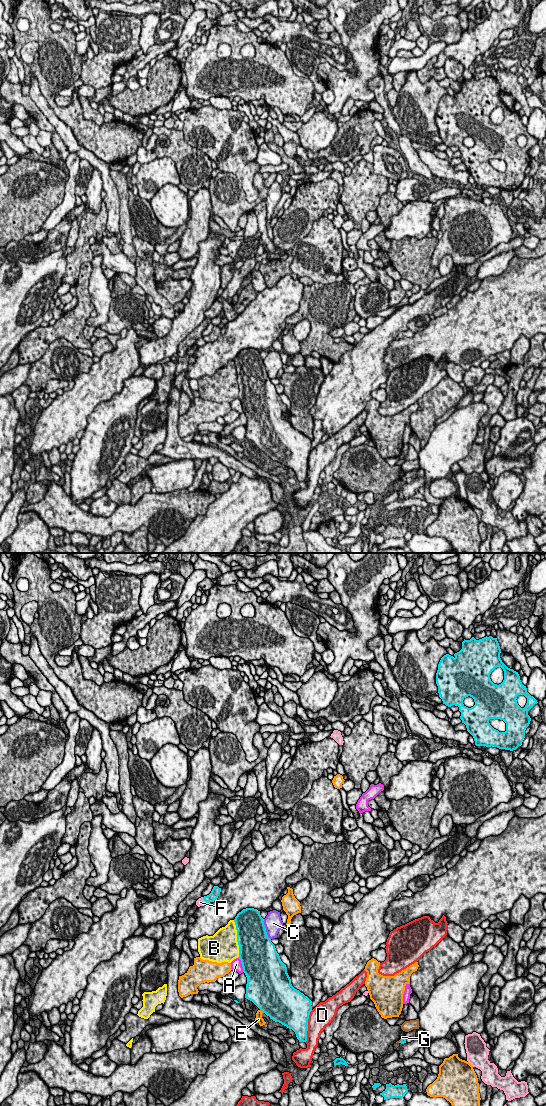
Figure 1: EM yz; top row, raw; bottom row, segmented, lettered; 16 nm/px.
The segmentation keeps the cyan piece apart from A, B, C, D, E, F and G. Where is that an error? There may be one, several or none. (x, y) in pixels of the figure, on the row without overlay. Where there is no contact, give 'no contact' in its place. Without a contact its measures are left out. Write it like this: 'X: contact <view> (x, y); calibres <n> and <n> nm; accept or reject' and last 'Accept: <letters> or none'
A: contact yz (242, 404); calibres 500 and 170 nm; reject
B: contact yz (237, 379); calibres 500 and 460 nm; reject
C: contact yz (265, 369); calibres 480 and 280 nm; reject
D: contact yz (307, 466); calibres 420 and 340 nm; reject
E: contact yz (262, 451); calibres 500 and 120 nm; reject
F: contact yz (204, 340); calibres 140 and 130 nm; reject
G: contact yz (401, 480); calibres 90 and 30 nm; reject
Accept: none

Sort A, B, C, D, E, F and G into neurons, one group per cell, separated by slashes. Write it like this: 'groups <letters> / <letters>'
groups A / B / C / D / E / F / G

